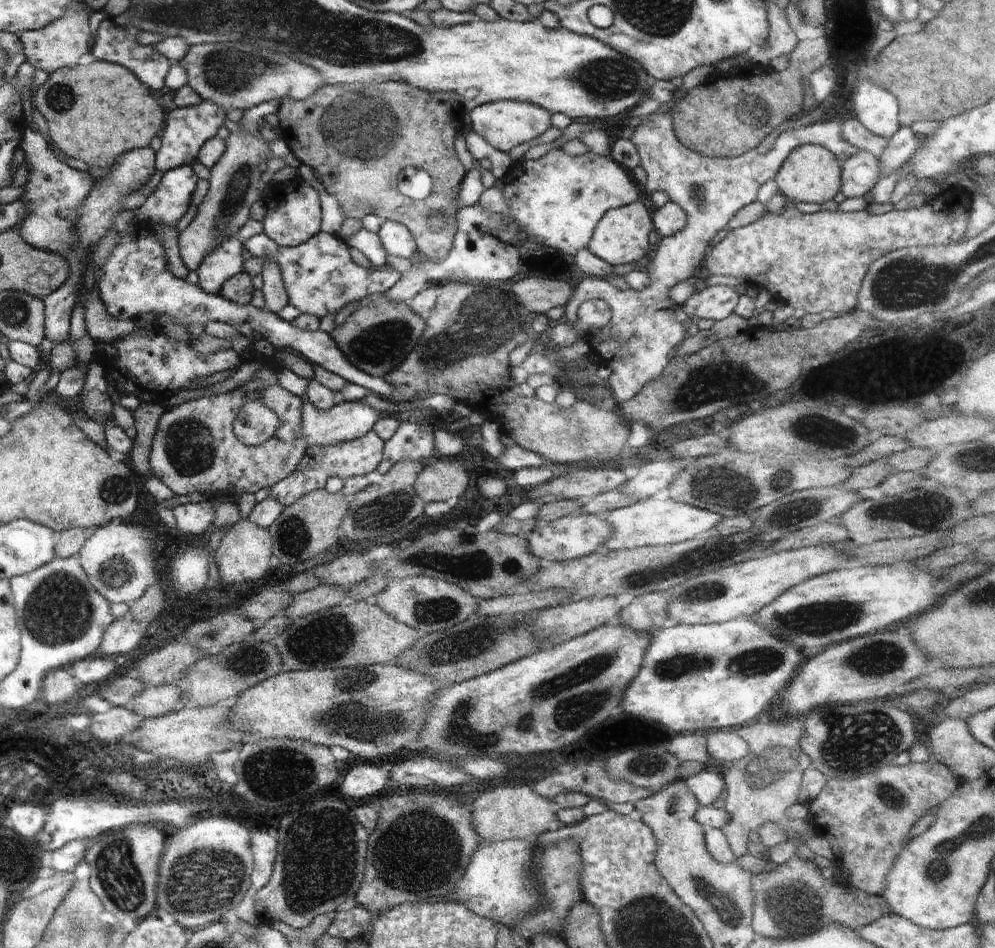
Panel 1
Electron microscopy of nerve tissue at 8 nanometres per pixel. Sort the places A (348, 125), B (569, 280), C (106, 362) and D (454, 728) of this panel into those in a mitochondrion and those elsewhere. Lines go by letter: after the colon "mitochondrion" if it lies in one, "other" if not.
A: mitochondrion
B: other
C: other
D: mitochondrion

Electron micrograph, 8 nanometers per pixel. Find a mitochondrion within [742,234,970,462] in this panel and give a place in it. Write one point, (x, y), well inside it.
(824, 432)

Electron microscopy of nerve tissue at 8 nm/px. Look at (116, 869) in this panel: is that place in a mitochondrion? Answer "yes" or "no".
yes

